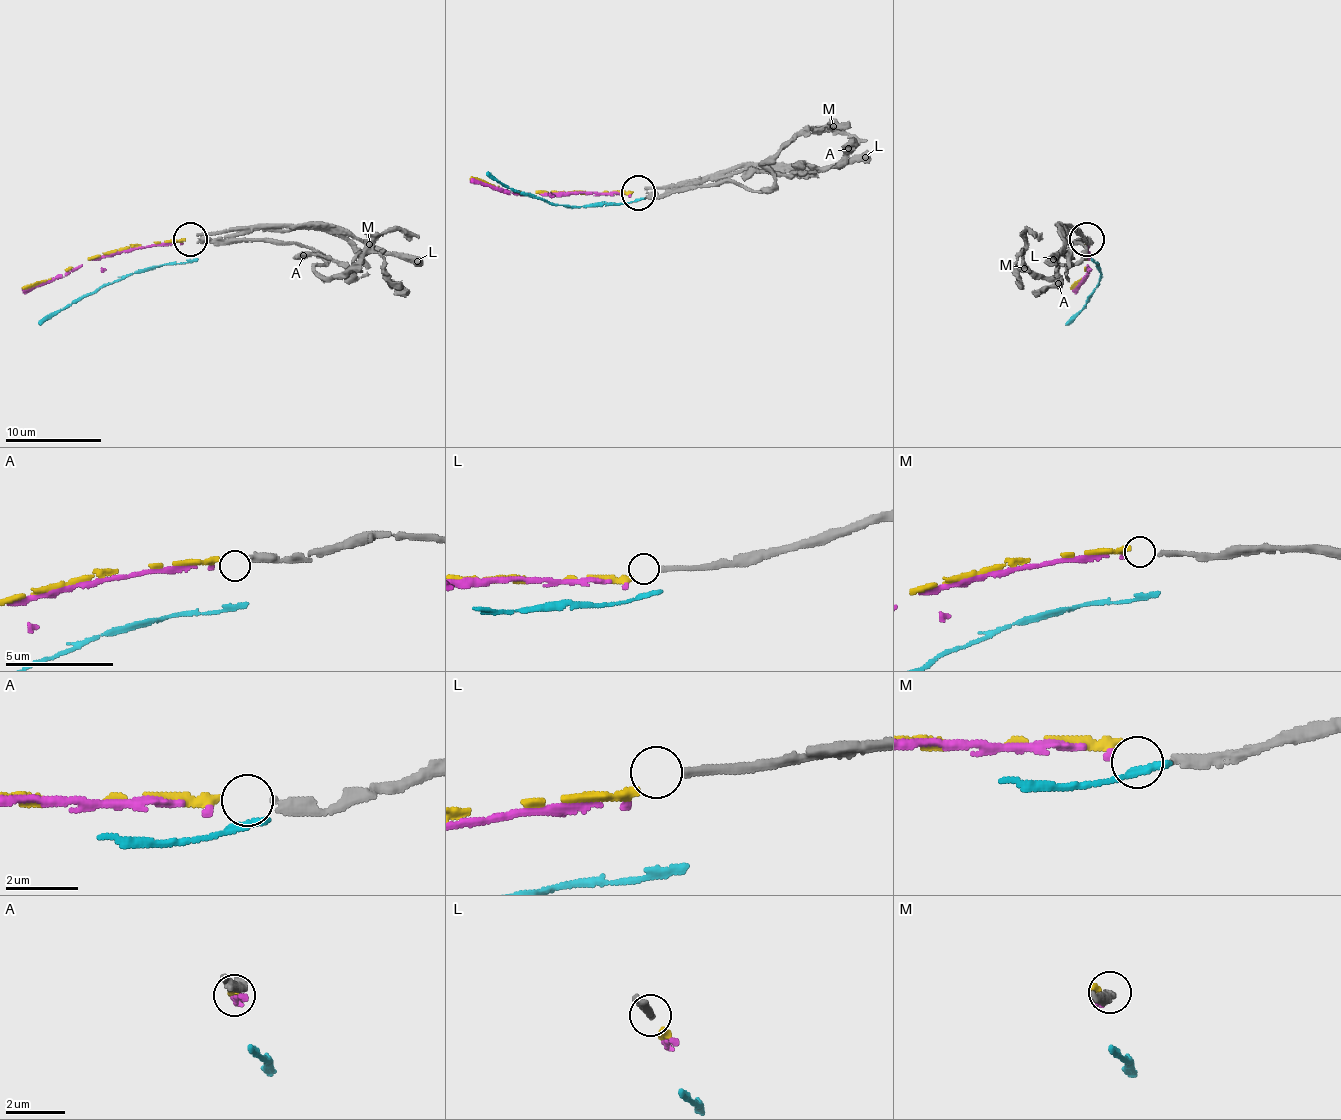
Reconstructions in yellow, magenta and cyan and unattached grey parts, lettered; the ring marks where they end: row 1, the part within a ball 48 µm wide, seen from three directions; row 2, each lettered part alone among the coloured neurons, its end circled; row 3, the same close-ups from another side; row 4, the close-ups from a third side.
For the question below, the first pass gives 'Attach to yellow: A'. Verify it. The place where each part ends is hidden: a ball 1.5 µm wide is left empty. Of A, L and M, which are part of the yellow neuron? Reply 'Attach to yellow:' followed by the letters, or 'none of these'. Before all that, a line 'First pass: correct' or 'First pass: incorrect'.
First pass: correct
Attach to yellow: A

